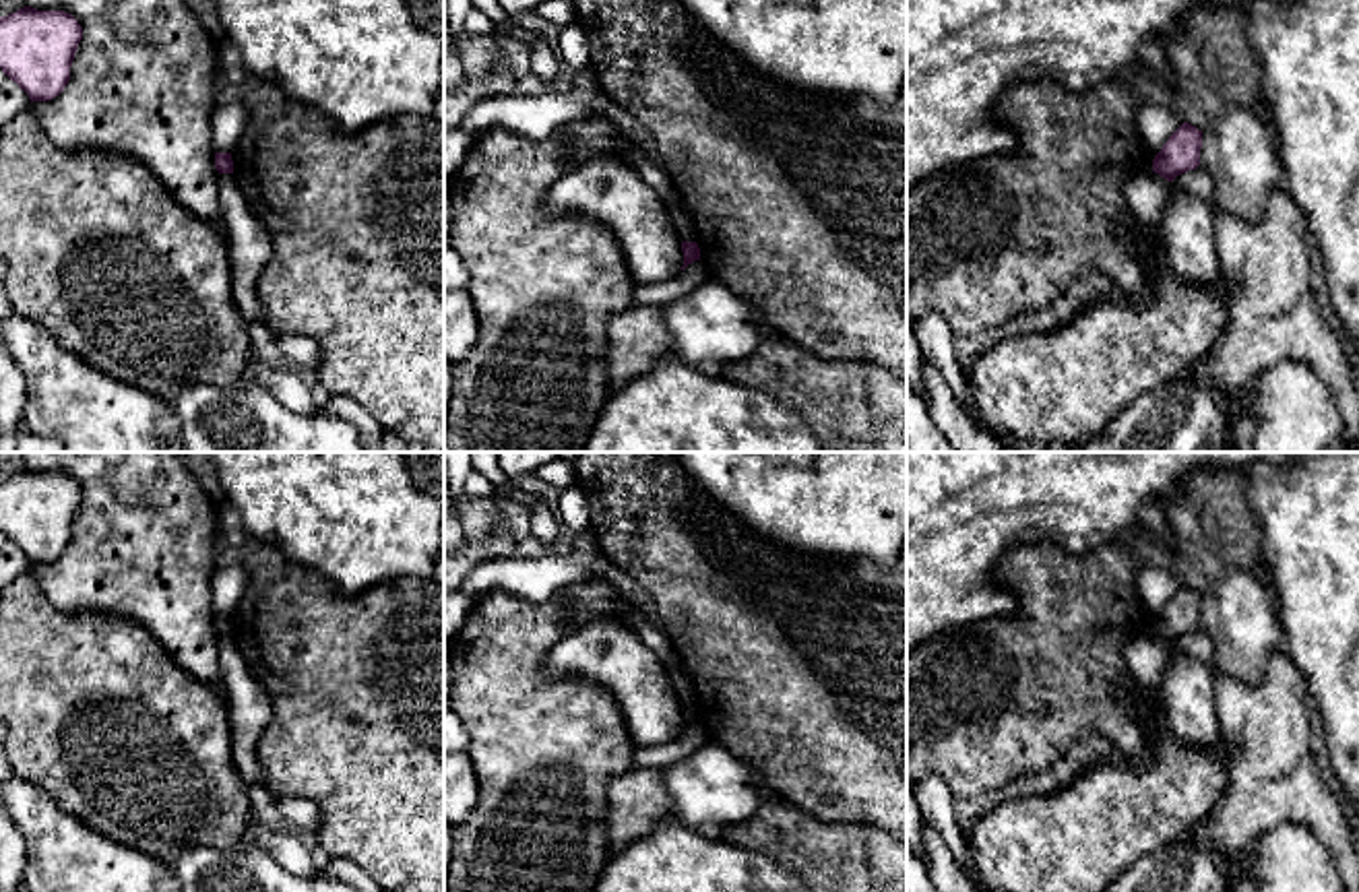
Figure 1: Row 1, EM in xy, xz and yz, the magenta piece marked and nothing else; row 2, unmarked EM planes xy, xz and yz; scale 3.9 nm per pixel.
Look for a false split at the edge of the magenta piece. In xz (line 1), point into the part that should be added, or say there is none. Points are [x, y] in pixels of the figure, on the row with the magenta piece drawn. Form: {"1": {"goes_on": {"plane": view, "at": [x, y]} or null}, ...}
{"1": {"goes_on": null}}

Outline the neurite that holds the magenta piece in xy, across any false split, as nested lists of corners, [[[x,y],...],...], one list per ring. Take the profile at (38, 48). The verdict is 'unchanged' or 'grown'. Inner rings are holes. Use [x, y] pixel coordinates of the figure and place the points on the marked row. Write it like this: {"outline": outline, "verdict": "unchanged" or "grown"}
{"outline": [[[23,6],[0,17],[0,68],[31,103],[50,101],[68,85],[81,39],[70,12]]], "verdict": "unchanged"}

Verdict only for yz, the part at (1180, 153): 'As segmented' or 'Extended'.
As segmented

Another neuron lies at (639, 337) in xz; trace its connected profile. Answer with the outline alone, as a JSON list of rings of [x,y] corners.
[[[632,306],[607,318],[605,372],[613,386],[634,380],[669,357],[675,357],[675,345],[663,306]]]

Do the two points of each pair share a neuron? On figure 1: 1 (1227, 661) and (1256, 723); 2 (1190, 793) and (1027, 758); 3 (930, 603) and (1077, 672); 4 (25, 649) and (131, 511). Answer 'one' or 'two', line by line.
1: two
2: two
3: two
4: two

